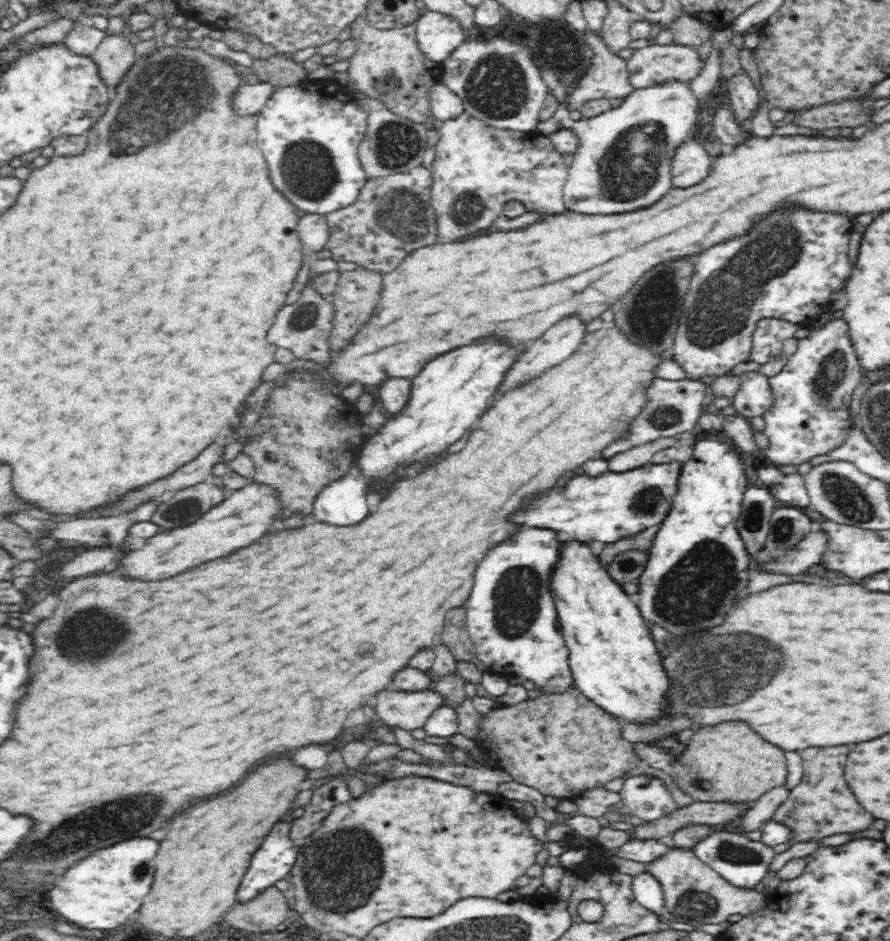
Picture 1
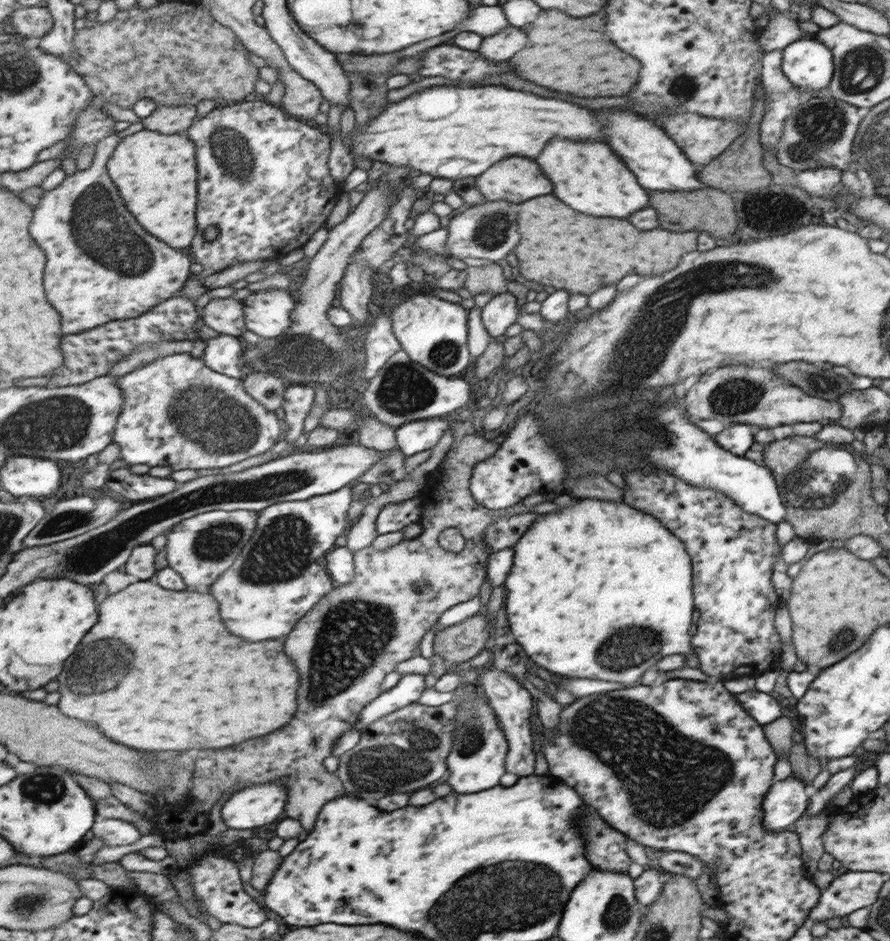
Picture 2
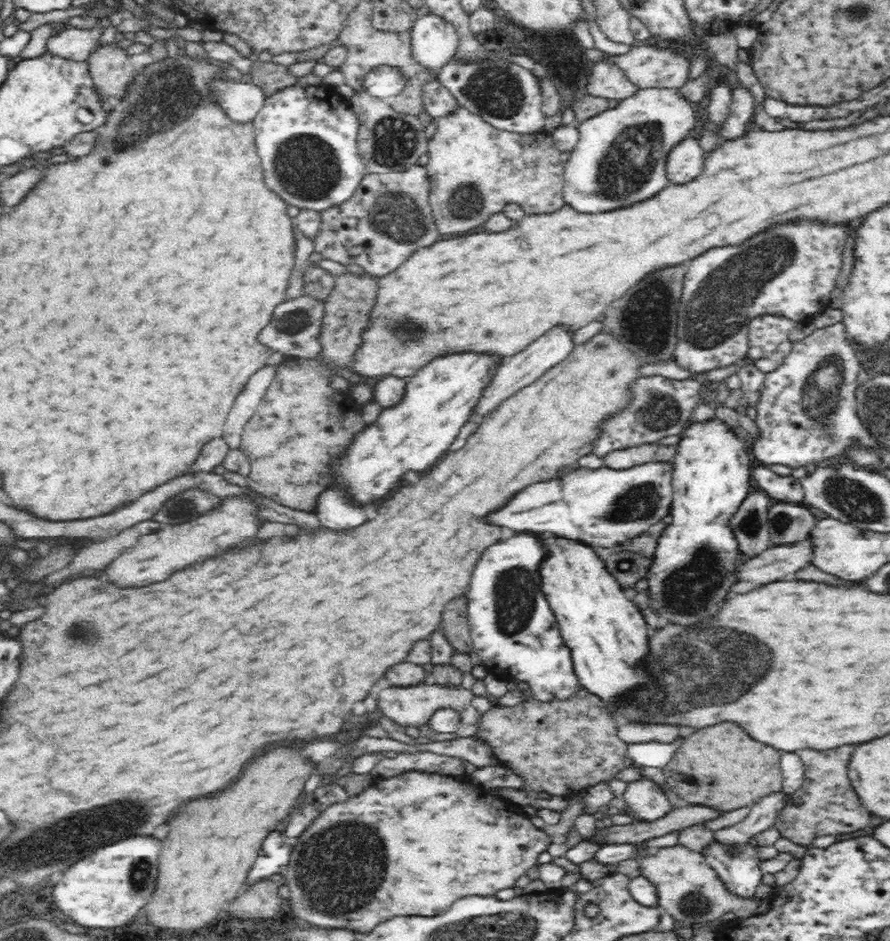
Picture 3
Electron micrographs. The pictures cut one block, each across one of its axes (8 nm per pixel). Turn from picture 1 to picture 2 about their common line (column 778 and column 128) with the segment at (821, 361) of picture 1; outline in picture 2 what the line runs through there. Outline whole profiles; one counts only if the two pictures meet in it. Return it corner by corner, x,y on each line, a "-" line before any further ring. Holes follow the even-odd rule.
191,353
158,358
118,378
117,383
127,399
115,432
115,442
122,447
122,459
130,466
145,464
154,468
167,466
173,471
194,468
204,472
220,472
222,468
271,452
286,434
286,420
280,420
275,411
247,391
245,378
218,372
203,357
196,358

